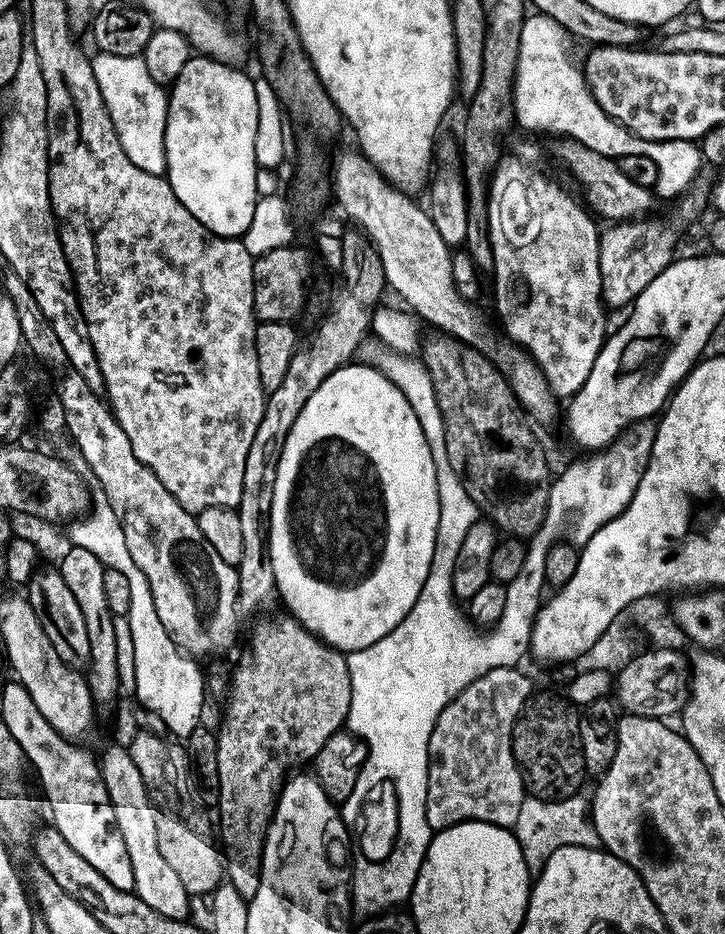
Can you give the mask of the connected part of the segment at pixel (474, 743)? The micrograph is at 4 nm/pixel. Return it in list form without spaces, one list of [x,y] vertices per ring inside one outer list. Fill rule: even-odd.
[[[519,667],[495,668],[472,685],[466,686],[444,707],[432,731],[431,755],[434,757],[434,787],[431,789],[428,819],[437,829],[449,828],[467,820],[512,828],[522,814],[526,781],[512,749],[512,735],[520,711],[530,699],[532,684]]]

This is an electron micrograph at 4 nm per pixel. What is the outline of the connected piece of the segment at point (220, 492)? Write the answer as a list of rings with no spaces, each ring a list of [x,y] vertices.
[[[90,70],[84,72],[76,72],[71,76],[68,72],[51,73],[48,76],[48,98],[60,108],[64,108],[64,149],[60,152],[60,164],[53,163],[50,168],[50,191],[52,194],[52,206],[58,213],[59,219],[62,221],[60,228],[60,241],[64,247],[64,259],[68,262],[68,268],[72,272],[72,284],[74,291],[78,297],[78,308],[82,313],[82,324],[86,329],[86,335],[92,349],[98,360],[98,366],[102,370],[102,378],[104,379],[103,395],[106,397],[107,403],[112,409],[112,415],[116,421],[122,426],[122,430],[126,434],[126,438],[130,438],[130,446],[134,450],[134,454],[138,458],[138,462],[142,462],[153,474],[158,478],[158,482],[162,482],[162,486],[166,486],[166,490],[170,490],[170,494],[178,502],[178,506],[182,506],[190,513],[198,513],[206,510],[210,506],[222,506],[223,508],[236,508],[242,498],[242,490],[244,489],[244,475],[246,474],[246,460],[250,454],[250,448],[258,434],[258,428],[264,417],[264,407],[266,405],[266,393],[262,386],[262,378],[258,376],[258,354],[256,353],[256,325],[258,323],[255,312],[250,310],[249,296],[250,285],[252,284],[252,262],[254,257],[246,250],[243,239],[233,238],[230,236],[215,236],[202,222],[198,222],[198,218],[194,218],[194,214],[190,214],[190,210],[186,210],[186,206],[182,206],[182,202],[178,202],[178,198],[174,194],[174,190],[167,182],[164,176],[155,176],[146,170],[142,170],[138,166],[134,166],[134,162],[130,162],[130,158],[126,158],[126,150],[122,150],[122,142],[118,138],[118,134],[111,130],[105,132],[88,132],[88,128],[84,125],[84,108],[96,107],[97,110],[103,109],[104,99],[100,93],[98,82],[94,78],[94,74]]]

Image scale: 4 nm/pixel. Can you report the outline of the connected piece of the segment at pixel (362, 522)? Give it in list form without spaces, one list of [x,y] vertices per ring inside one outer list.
[[[349,362],[330,373],[322,386],[310,394],[302,414],[298,418],[280,456],[279,470],[276,472],[275,492],[272,499],[272,515],[269,517],[266,538],[269,545],[269,556],[276,574],[276,585],[279,595],[284,595],[293,617],[299,620],[308,631],[315,633],[330,648],[338,652],[351,654],[366,646],[374,646],[382,638],[386,638],[406,618],[406,614],[416,604],[420,591],[428,575],[432,573],[436,559],[436,545],[440,531],[440,502],[436,485],[436,463],[423,433],[418,414],[410,406],[406,394],[390,382],[379,368],[371,363],[356,364]]]

